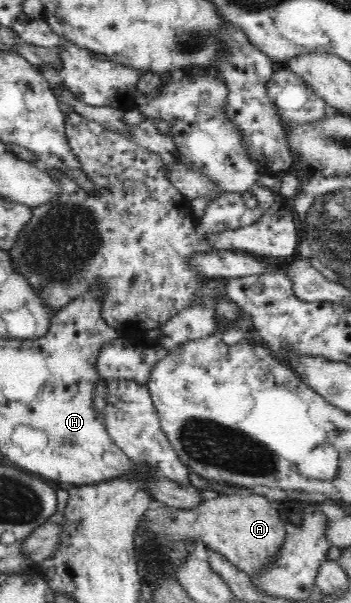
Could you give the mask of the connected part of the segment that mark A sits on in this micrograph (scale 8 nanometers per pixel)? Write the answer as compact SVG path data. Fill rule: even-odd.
M226 483L226 486L230 486L230 489L218 492L216 498L202 499L200 504L192 508L175 508L152 501L140 524L146 524L154 534L162 534L177 542L194 543L200 540L207 548L248 573L250 578L255 578L264 567L274 566L276 556L286 540L286 530L275 502L247 488L236 489L232 483Z

